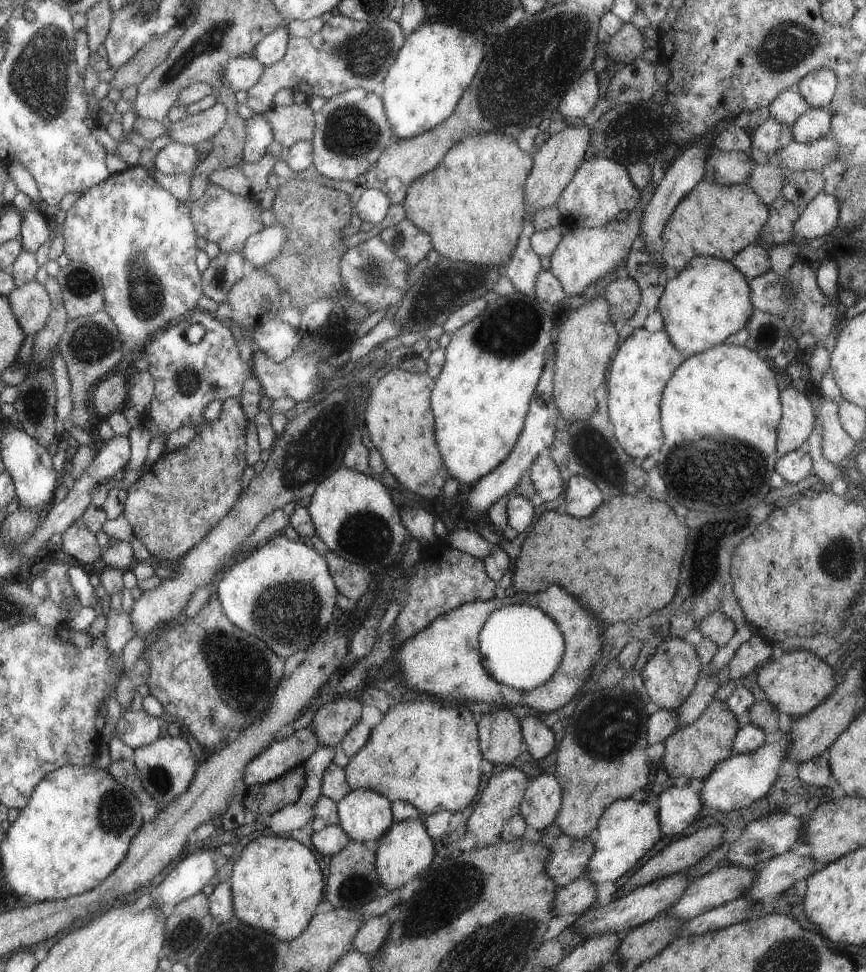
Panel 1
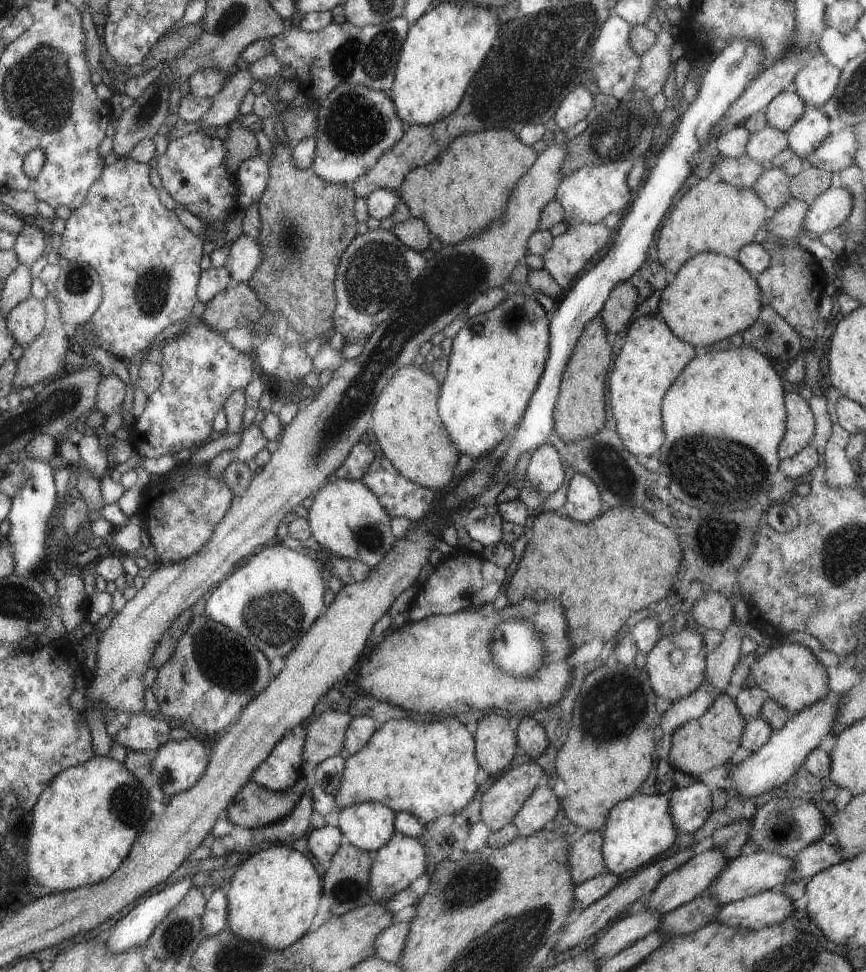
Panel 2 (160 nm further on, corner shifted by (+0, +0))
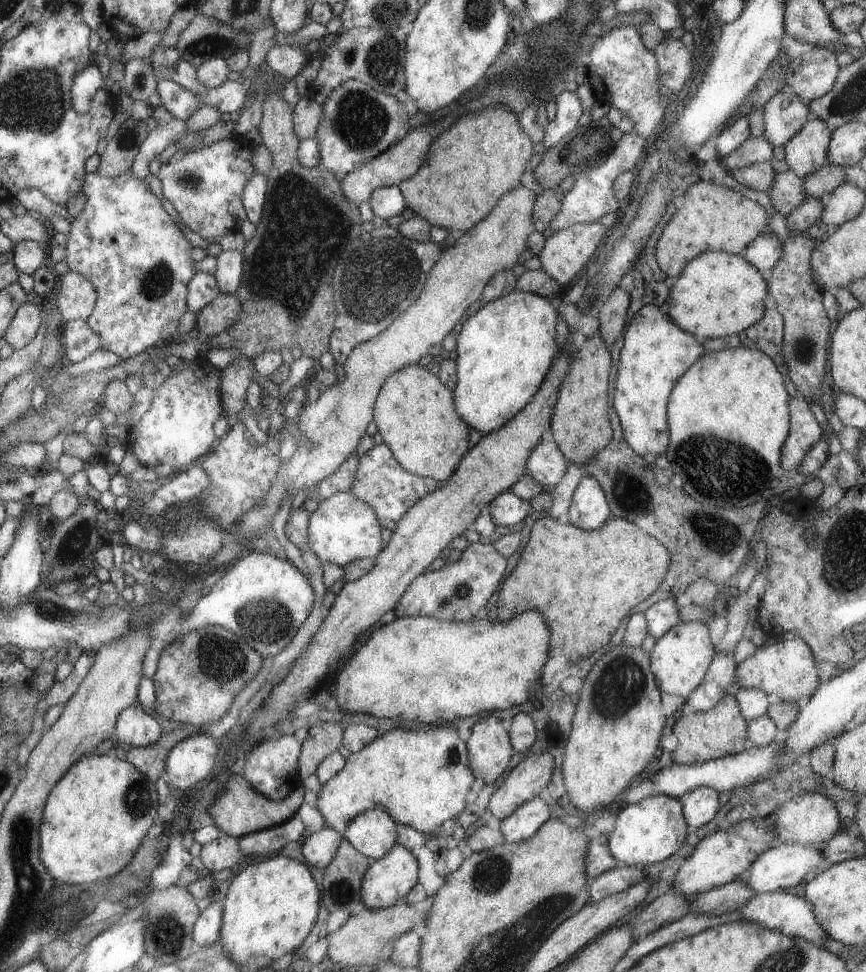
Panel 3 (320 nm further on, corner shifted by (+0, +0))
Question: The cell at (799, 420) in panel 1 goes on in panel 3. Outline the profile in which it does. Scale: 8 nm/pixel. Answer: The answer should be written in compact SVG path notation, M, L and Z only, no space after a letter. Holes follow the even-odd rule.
M796 395L788 400L787 438L781 447L780 466L785 471L795 470L805 453L822 438L822 429L813 418L808 402Z

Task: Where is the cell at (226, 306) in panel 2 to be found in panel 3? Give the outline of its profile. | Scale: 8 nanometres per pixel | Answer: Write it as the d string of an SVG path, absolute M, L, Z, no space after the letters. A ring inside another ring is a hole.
M219 293L196 316L195 333L210 337L223 332L240 315L240 302L234 293Z

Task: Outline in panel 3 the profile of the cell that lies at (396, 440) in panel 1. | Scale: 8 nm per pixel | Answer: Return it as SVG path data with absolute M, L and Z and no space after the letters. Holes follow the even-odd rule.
M417 363L400 368L385 380L373 405L372 420L378 430L377 440L387 445L393 458L405 472L432 478L441 484L451 476L457 463L468 451L470 428L459 418L454 409L452 390L443 386L435 375Z

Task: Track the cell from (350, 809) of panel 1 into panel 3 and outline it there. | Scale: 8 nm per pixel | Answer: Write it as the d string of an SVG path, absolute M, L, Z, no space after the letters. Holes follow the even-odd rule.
M372 807L355 815L341 836L365 858L377 860L396 843L395 825L381 807Z

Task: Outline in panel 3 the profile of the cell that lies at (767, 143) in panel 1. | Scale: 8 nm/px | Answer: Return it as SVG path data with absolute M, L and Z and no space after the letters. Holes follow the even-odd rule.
M749 136L735 152L721 158L722 165L731 172L758 162L770 161L772 148L762 136L757 138Z

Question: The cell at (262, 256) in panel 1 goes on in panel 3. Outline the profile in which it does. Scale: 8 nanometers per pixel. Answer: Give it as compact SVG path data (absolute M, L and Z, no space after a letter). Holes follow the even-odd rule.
M238 250L221 251L212 272L220 293L231 294L239 288L242 275L242 254Z

